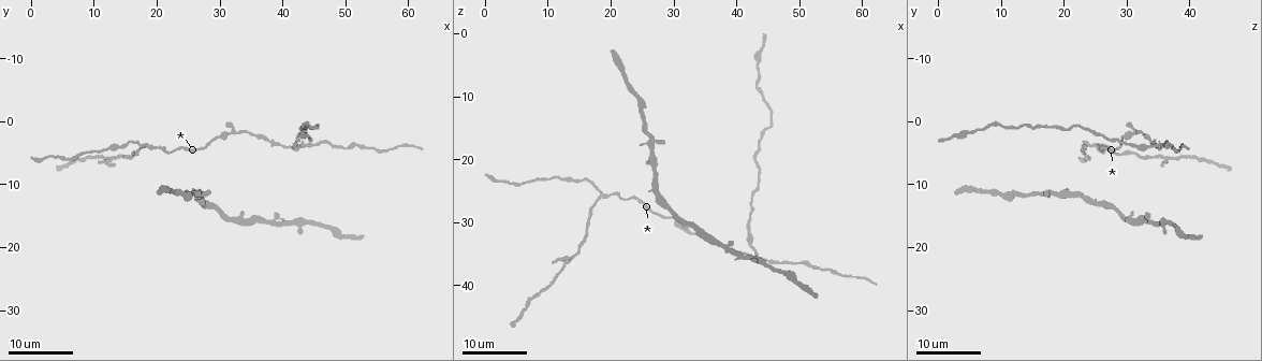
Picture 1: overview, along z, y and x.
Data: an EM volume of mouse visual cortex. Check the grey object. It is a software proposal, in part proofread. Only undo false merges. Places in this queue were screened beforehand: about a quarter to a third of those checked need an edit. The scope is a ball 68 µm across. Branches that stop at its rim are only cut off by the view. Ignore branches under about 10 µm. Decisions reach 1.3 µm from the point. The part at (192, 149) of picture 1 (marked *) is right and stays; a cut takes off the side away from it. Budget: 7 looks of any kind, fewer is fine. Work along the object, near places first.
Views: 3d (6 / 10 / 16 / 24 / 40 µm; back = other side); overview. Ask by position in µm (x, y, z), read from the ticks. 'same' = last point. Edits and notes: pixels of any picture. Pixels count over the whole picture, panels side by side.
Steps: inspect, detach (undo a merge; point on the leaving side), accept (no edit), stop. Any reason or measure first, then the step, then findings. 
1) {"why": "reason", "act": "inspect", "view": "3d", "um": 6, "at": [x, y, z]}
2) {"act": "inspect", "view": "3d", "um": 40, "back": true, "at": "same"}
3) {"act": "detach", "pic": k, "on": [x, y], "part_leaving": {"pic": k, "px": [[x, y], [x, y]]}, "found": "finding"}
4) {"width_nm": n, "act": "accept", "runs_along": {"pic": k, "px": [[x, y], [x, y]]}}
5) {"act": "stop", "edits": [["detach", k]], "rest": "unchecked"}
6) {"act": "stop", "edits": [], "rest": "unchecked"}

{"act": "inspect", "view": "3d", "um": 24, "at": [27.5, 11.5, 22.5]}

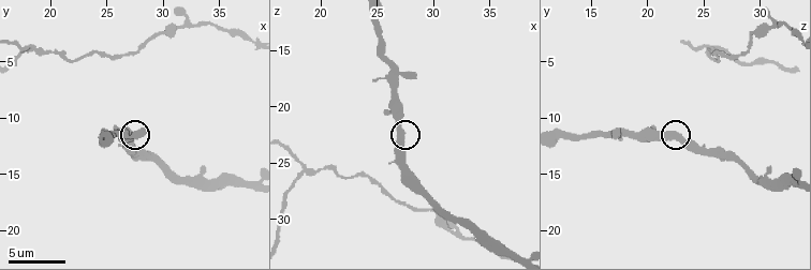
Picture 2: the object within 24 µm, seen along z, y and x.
{"act": "inspect", "view": "3d", "um": 6, "at": [27.4, 11.6, 22.6]}

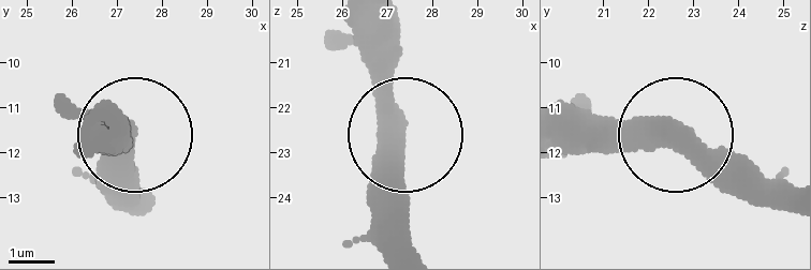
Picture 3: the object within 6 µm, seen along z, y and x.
{"why": "from behind", "act": "inspect", "view": "3d", "um": 6, "back": true, "at": [27.25, 11.70, 22.55]}

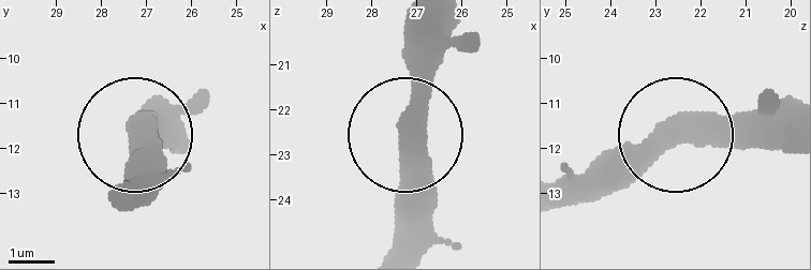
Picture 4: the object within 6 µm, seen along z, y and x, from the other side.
{"act": "accept", "found": "all the same cell"}

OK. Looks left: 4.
{"why": "three-way junction", "act": "inspect", "view": "3d", "um": 10, "at": [18.6, 3.8, 25.6]}

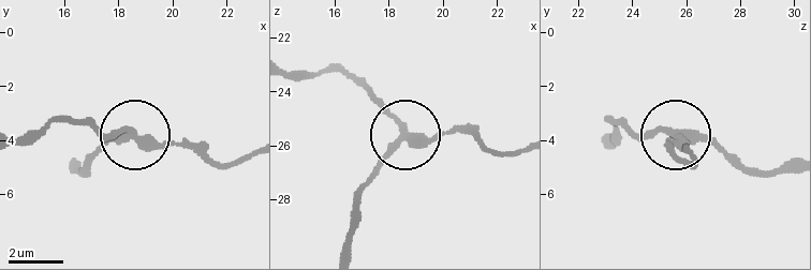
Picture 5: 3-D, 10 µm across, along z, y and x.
{"arms": 3, "act": "detach", "pic": 5, "on": [382, 164], "part_leaving": {"pic": 5, "px": [[400, 130], [356, 197], [348, 252]]}, "found": "two cells meet here"}

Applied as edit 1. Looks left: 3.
{"act": "inspect", "view": "overview"}

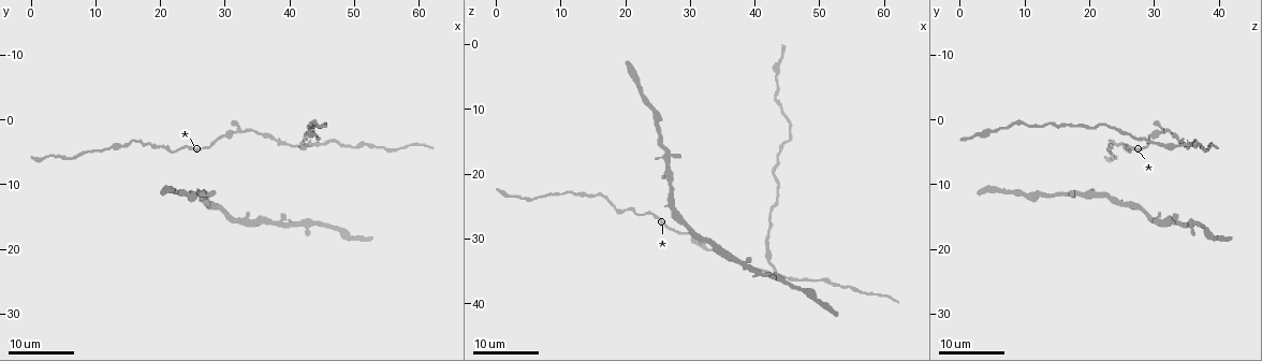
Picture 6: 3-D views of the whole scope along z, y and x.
{"why": "three-way junction", "act": "inspect", "view": "3d", "um": 16, "at": [43.0, 4.0, 35.5]}

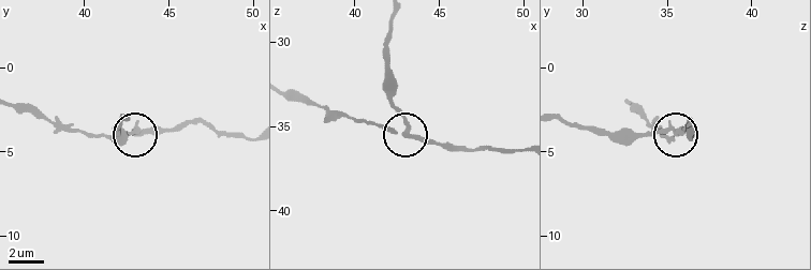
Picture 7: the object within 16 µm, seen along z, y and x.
{"why": "zoom in", "act": "inspect", "view": "3d", "um": 6, "at": [43.1, 3.8, 35.2]}

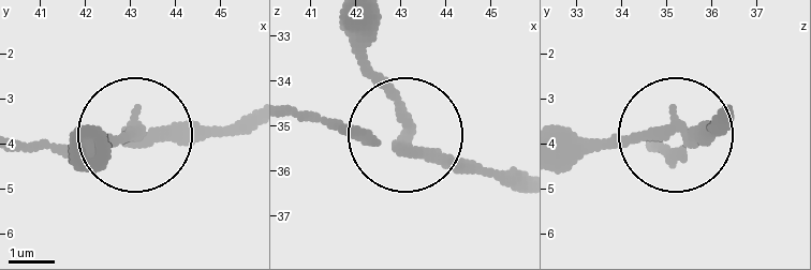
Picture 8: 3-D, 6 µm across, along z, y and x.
{"width_nm": 230, "act": "detach", "pic": 8, "on": [116, 139], "part_leaving": {"pic": 8, "px": [[412, 148], [366, 25]]}, "found": "a second cell is stuck on"}

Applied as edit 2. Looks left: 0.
{"act": "stop", "edits": [["detach", 5], ["detach", 8]], "rest": "unchecked"}

